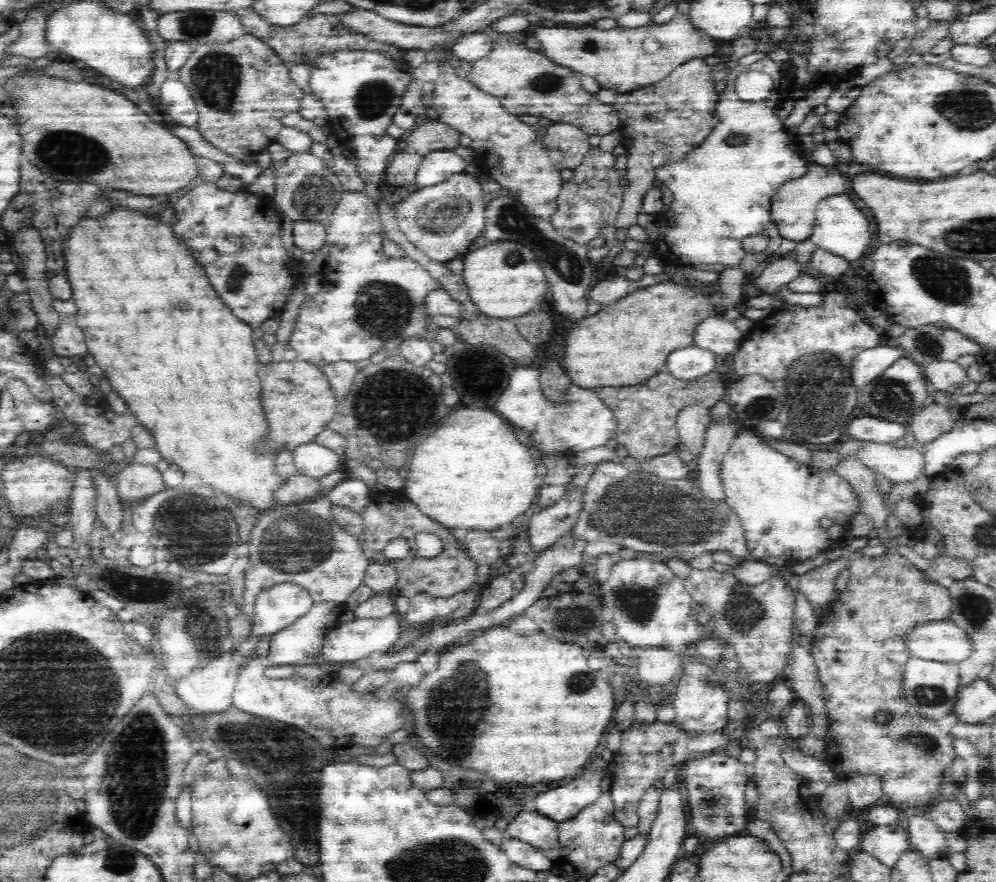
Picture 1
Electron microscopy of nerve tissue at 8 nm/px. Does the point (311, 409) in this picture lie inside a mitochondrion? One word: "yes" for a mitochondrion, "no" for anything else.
no

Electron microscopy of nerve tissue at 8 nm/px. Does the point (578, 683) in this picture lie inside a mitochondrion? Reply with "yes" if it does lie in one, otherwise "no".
yes

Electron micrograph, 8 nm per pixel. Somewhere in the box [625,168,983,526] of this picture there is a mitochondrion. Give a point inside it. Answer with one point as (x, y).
(815, 385)

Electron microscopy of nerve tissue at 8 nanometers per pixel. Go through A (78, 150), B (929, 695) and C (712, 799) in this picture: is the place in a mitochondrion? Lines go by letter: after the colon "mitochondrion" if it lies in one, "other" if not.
A: mitochondrion
B: mitochondrion
C: mitochondrion

